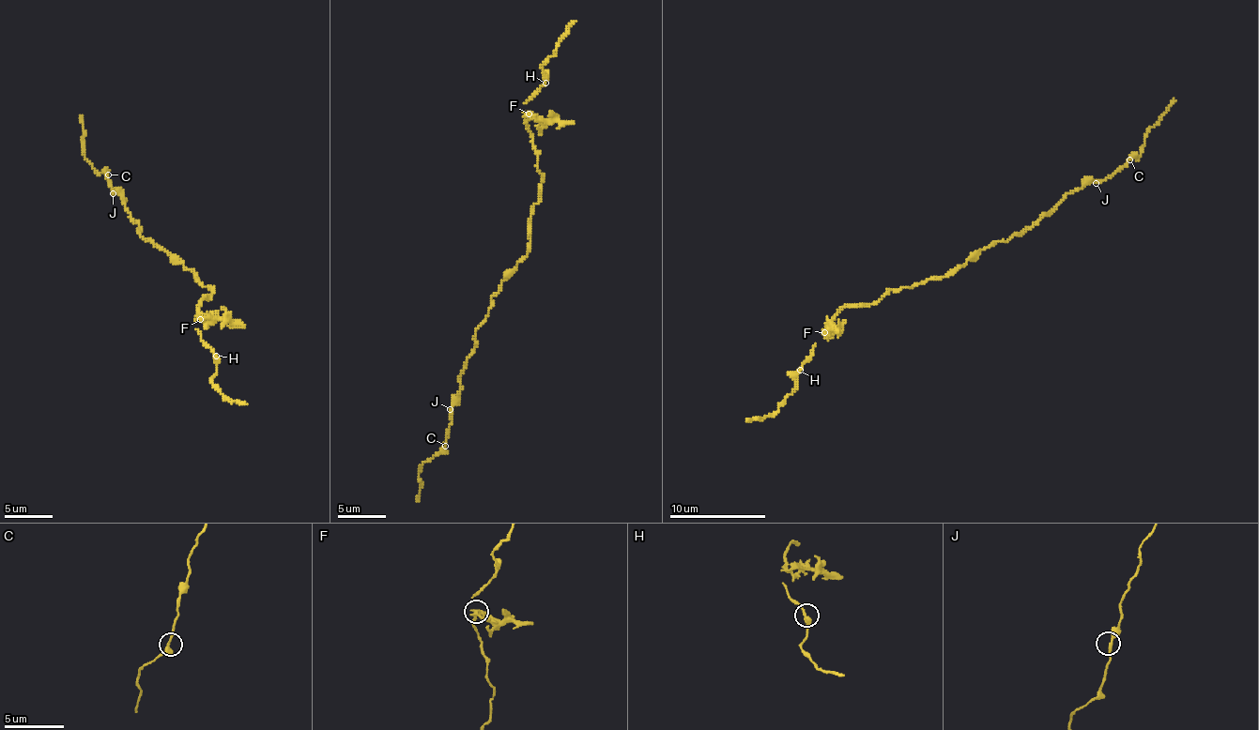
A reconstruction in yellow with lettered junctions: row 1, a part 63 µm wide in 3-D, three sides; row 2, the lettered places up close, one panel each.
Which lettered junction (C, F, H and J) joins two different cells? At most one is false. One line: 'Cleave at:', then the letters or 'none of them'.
Cleave at: F

